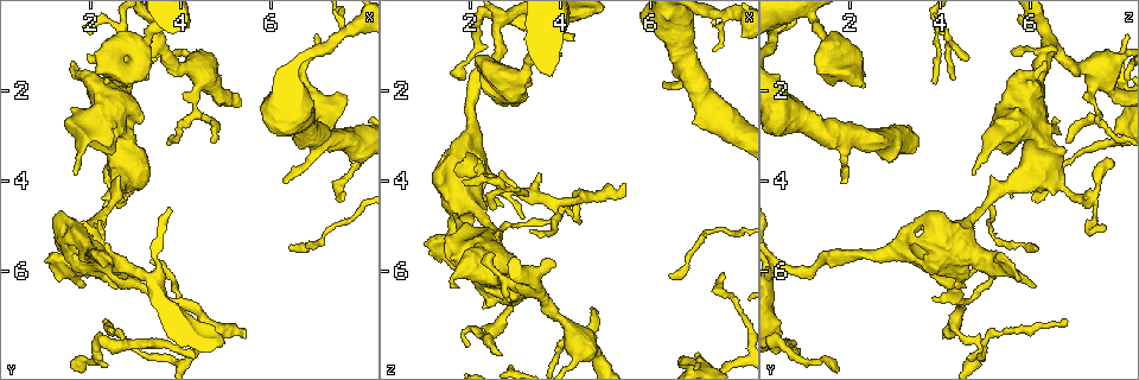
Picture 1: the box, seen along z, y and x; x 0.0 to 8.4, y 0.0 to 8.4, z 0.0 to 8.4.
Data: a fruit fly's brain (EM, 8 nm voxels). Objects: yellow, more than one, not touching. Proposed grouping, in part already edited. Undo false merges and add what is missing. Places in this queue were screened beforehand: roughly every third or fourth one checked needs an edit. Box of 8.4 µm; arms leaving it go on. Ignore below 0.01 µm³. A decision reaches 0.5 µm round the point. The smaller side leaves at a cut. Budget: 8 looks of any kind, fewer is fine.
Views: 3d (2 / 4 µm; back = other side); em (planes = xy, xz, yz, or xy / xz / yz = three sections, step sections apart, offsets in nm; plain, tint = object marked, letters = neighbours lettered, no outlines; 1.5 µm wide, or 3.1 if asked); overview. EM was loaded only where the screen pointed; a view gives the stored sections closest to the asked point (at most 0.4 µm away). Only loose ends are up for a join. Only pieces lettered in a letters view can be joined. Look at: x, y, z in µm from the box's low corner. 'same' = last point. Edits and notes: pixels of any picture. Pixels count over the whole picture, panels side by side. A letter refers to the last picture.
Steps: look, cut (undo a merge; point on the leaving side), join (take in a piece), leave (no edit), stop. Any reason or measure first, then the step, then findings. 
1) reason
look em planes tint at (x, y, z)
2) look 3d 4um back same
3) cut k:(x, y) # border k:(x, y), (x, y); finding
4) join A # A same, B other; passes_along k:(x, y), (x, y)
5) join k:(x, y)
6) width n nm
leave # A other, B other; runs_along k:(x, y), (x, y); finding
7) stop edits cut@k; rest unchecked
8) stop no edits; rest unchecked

thin end
look 3d 4um at (6.35, 4.05, 1.85)

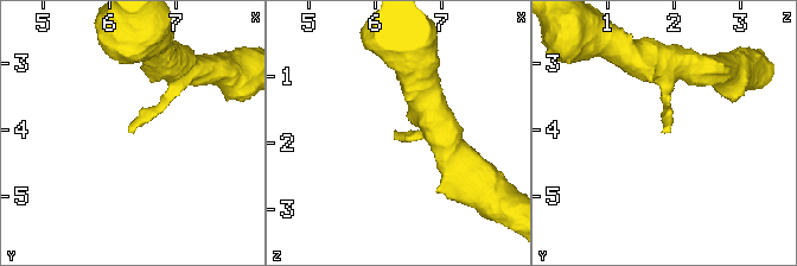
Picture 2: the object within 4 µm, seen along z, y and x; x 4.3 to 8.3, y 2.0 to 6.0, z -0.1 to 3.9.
need the tissue
look em xz step 4 tint at (6.30, 4.05, 1.80)

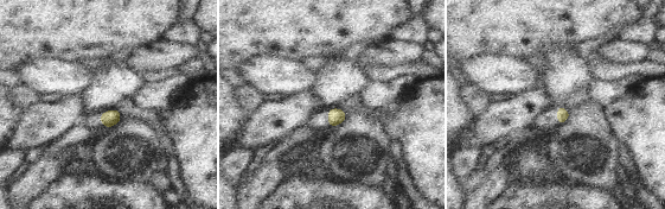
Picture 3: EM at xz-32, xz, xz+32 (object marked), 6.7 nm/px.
cut it another way
look em planes letters same

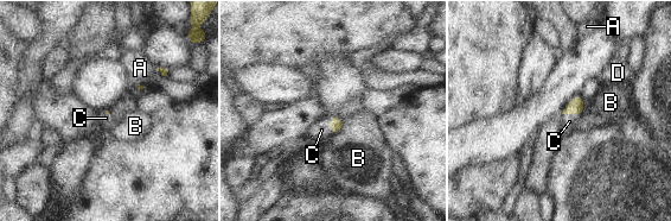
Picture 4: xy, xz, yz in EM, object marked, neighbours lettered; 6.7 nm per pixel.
join C # A other, B other, C same, D other; passes_along 4:(575, 106), (572, 113), (569, 121); it goes on there

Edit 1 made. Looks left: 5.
end of a long branch
look em planes tint at (2.30, 7.10, 6.85)

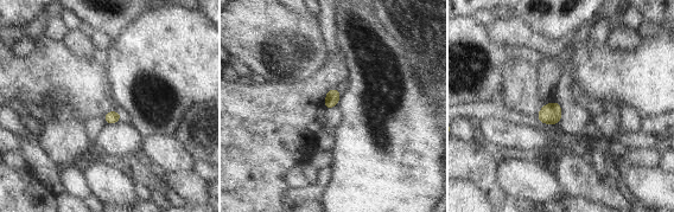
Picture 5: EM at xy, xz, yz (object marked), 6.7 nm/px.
look em planes letters same

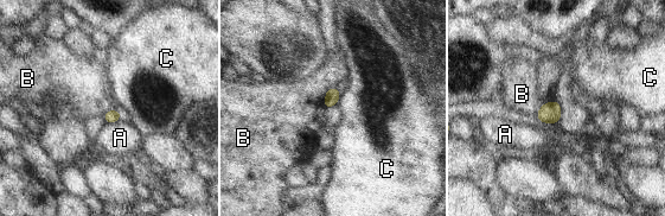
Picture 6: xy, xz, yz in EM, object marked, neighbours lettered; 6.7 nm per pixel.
leave # A other, B other, C other; border 6:(333, 86), (327, 90), (321, 105); none of them fits

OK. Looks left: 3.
branch point
look 3d 2um at (2.75, 0.65, 4.00)

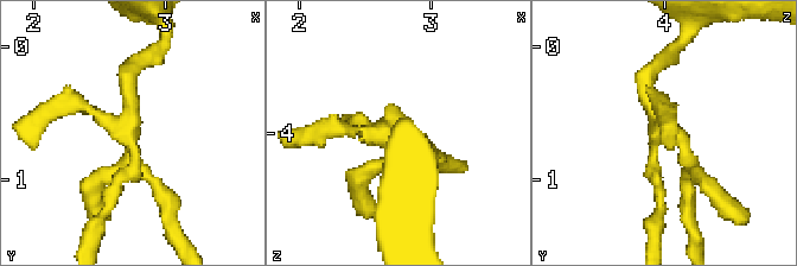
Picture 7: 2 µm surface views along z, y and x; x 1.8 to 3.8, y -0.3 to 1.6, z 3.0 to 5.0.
now the EM
look em yz step 8 tint same

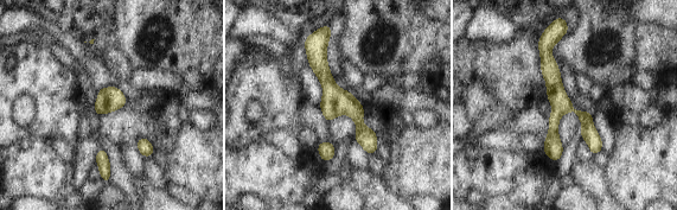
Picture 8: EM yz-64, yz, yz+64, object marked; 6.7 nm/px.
cut it another way
look em planes letters same

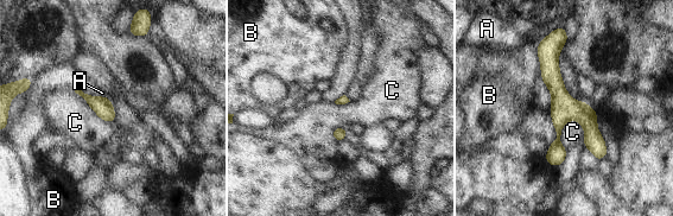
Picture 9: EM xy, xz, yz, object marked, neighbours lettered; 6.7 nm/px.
width 60 nm
leave # A other, B other, C other; border 9:(577, 119), (562, 128), (565, 150); one neuron here

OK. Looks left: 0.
stop edits join@4; rest unchecked

